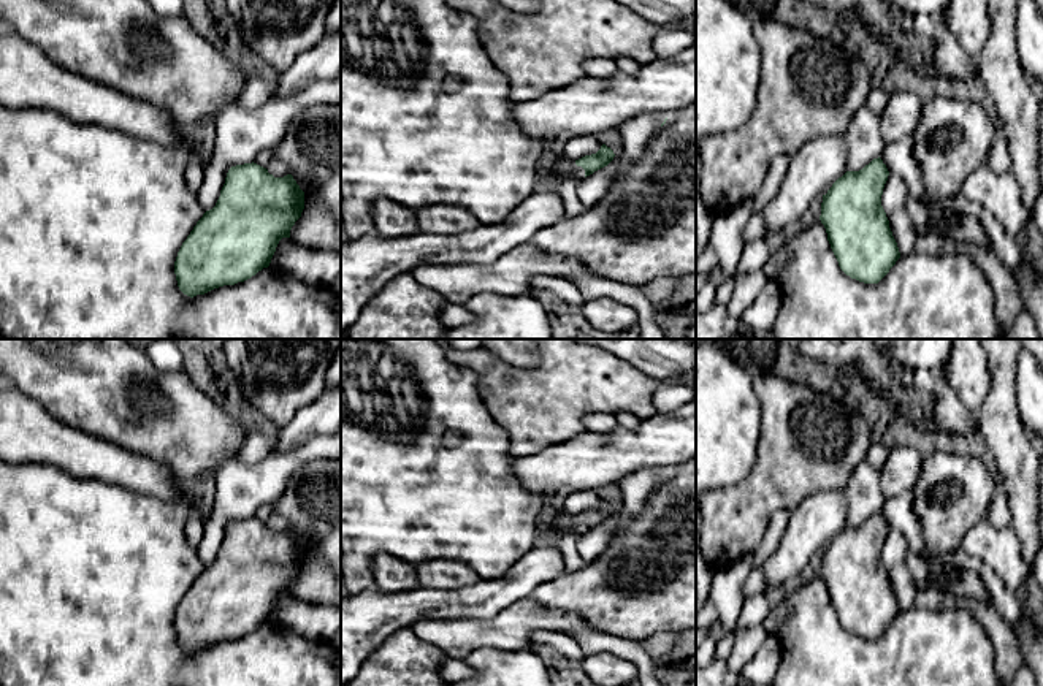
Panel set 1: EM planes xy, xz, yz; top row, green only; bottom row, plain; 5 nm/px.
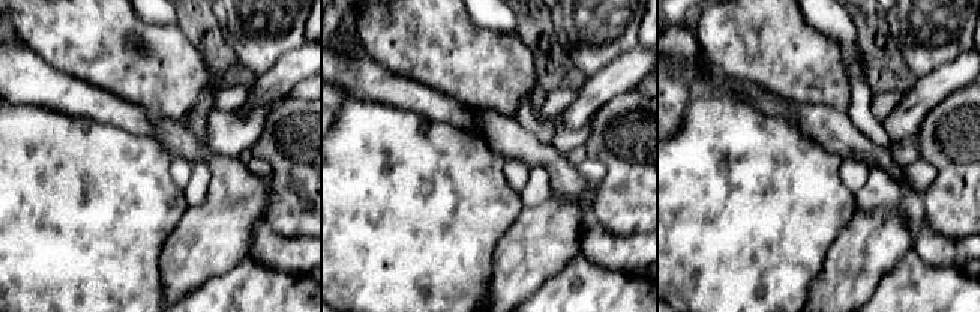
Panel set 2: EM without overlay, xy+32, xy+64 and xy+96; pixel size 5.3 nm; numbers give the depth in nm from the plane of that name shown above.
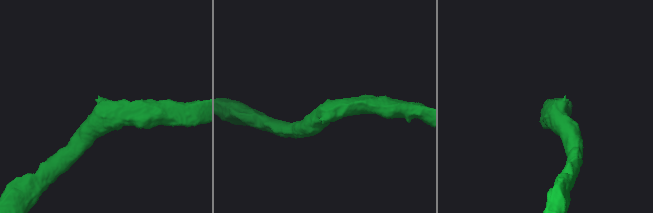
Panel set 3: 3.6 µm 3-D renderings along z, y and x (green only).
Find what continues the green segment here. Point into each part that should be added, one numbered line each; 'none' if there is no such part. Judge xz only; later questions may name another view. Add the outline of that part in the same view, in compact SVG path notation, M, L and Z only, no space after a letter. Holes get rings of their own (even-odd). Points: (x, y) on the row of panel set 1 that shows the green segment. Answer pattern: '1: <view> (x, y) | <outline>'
1: xz (568, 170) | M558 158L553 171L560 174L564 181L574 179L579 182L585 179L585 170L582 166L577 166L575 162Z

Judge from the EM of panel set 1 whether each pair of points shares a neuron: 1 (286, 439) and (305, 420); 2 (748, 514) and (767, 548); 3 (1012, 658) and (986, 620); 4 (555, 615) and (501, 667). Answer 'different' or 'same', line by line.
1: same
2: different
3: same
4: different

